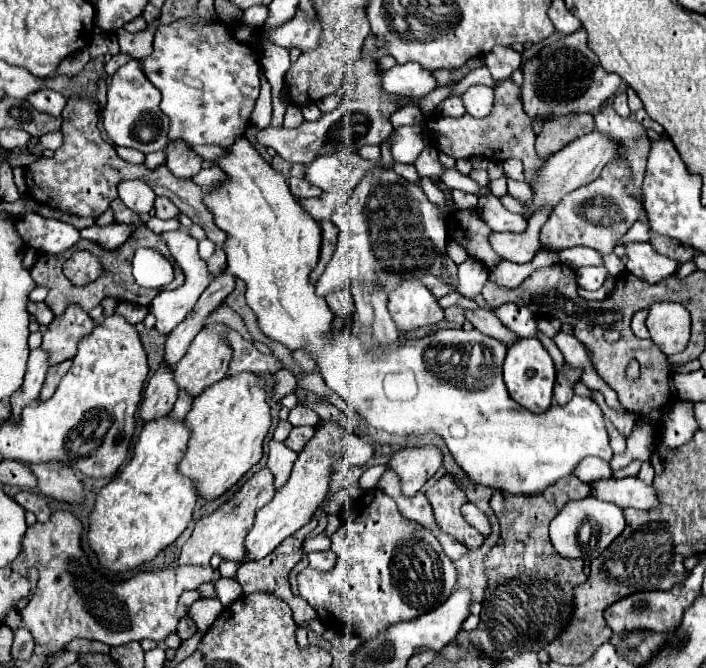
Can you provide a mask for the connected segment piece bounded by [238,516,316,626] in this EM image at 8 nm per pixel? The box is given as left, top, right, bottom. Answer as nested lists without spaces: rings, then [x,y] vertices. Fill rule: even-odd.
[[[312,516],[312,520],[310,520],[306,526],[302,526],[298,532],[294,532],[294,536],[286,538],[274,552],[270,552],[270,556],[266,556],[266,558],[260,560],[260,562],[240,564],[240,568],[238,568],[238,582],[240,582],[242,590],[244,590],[244,594],[252,594],[256,588],[262,588],[262,590],[266,590],[266,592],[270,592],[270,594],[276,594],[278,598],[282,598],[282,600],[292,608],[294,620],[296,620],[296,624],[300,624],[300,626],[302,626],[304,622],[316,618],[316,612],[314,612],[314,608],[310,608],[310,604],[306,604],[306,600],[302,600],[300,596],[294,596],[294,594],[292,594],[290,584],[288,584],[288,572],[290,572],[290,570],[296,566],[296,562],[302,558],[302,542],[304,542],[304,538],[306,538],[314,528],[316,528],[316,516]]]

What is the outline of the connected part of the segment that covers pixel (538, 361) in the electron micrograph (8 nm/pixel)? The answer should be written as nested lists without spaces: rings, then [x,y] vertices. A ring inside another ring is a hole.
[[[520,338],[514,346],[508,348],[508,354],[504,360],[504,382],[510,392],[510,398],[516,404],[520,404],[522,408],[526,408],[534,414],[542,414],[550,406],[554,380],[556,380],[554,362],[536,338]]]

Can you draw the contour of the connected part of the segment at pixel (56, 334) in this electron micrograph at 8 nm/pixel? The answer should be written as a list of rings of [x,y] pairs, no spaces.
[[[70,306],[62,320],[54,320],[48,326],[48,332],[44,334],[42,350],[48,352],[48,362],[60,364],[64,360],[74,358],[78,340],[86,336],[90,328],[94,328],[92,318],[86,312],[82,312],[82,308]]]

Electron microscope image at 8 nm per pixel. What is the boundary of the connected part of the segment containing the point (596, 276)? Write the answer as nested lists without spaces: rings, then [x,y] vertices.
[[[586,266],[586,268],[580,268],[576,274],[578,274],[580,288],[598,290],[604,284],[604,280],[606,280],[608,270],[604,266]]]

